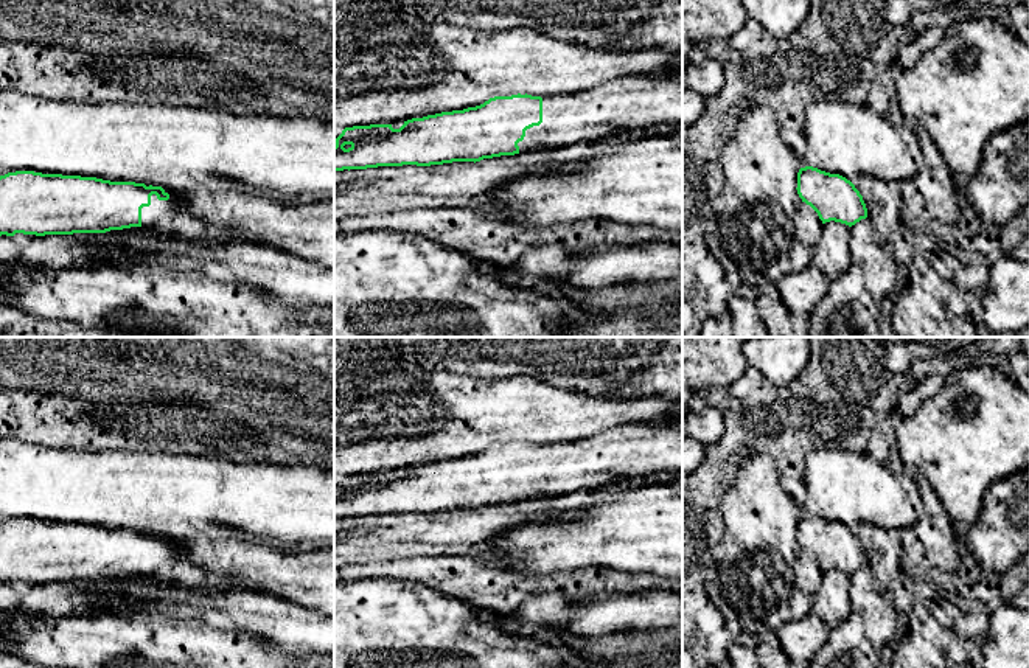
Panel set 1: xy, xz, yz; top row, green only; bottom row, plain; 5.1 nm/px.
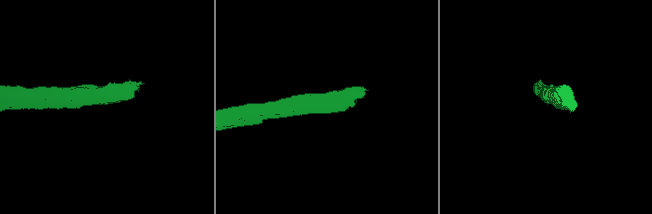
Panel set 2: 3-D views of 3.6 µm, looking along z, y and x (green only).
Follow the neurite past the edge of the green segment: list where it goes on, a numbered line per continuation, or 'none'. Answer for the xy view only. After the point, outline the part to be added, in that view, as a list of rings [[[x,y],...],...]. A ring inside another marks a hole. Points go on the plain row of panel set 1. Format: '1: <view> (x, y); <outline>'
1: xy (173, 555); [[[165,538],[169,542],[168,548],[159,548],[155,542],[151,544],[151,553],[141,556],[141,575],[154,573],[160,565],[176,565],[179,562],[190,561],[190,555],[173,544],[169,538]]]

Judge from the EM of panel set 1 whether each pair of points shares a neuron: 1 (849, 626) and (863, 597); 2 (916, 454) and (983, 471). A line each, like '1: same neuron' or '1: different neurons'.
1: different neurons
2: same neuron

